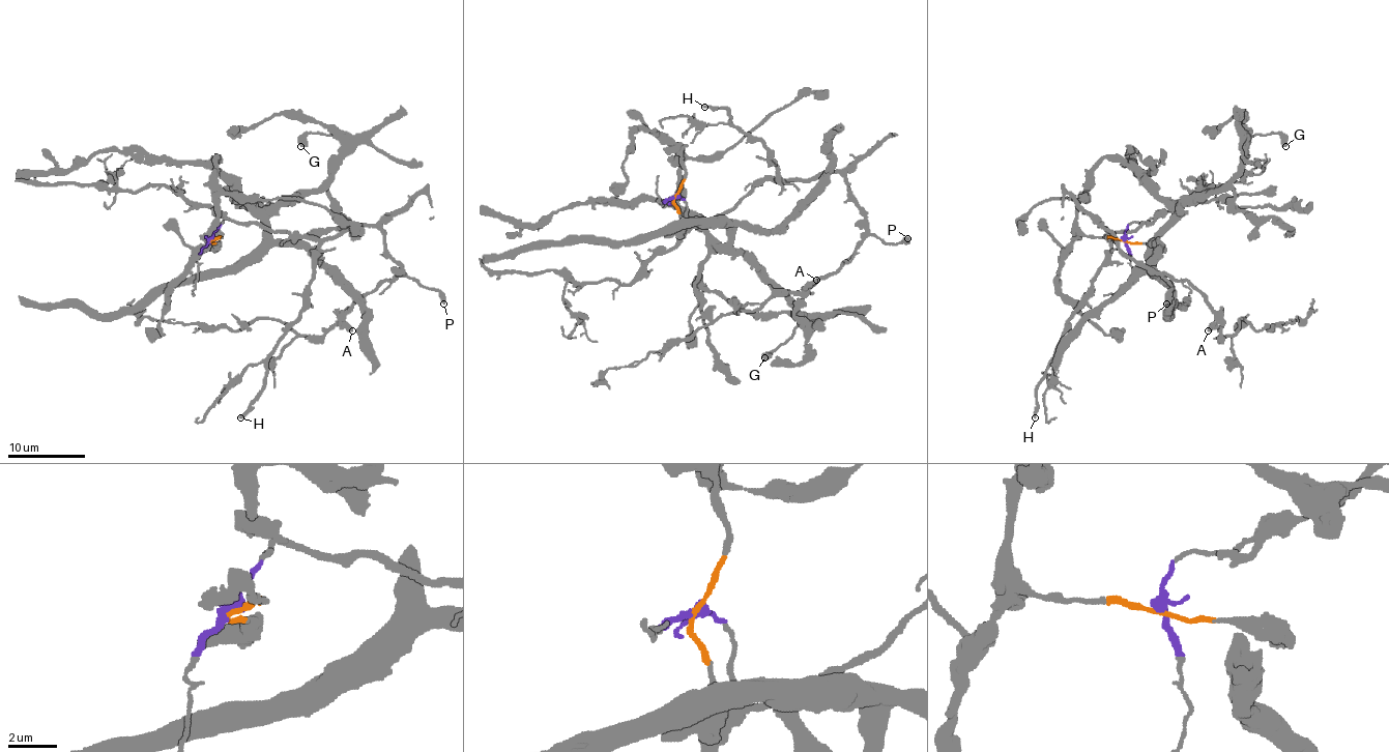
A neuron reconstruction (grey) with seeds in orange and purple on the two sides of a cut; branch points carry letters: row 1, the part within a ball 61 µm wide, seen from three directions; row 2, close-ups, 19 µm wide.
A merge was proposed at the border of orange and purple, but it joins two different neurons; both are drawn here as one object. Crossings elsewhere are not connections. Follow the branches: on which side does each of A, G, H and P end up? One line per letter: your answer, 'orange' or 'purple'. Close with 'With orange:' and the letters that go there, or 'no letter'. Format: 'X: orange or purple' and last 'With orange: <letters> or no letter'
A: purple
G: orange
H: purple
P: purple
With orange: G

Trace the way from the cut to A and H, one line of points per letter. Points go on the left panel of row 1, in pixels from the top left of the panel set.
A: (210, 240), (224, 221), (336, 238), (377, 227), (402, 271), (351, 308), (344, 319), (351, 330)
H: (210, 240), (224, 221), (237, 221), (309, 236), (317, 244), (309, 306), (268, 358), (259, 399), (239, 417)

